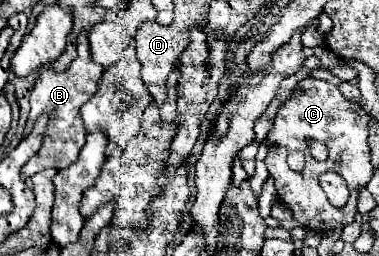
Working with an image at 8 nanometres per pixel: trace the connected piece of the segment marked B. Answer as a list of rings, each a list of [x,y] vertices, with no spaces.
[[[83,29],[79,33],[79,37],[77,37],[77,57],[69,63],[69,67],[65,71],[57,71],[57,69],[53,69],[53,65],[45,65],[45,69],[41,69],[41,73],[39,73],[39,79],[35,81],[35,87],[33,87],[31,97],[29,97],[31,113],[29,113],[29,121],[27,121],[27,127],[25,127],[25,135],[31,133],[33,121],[39,115],[47,113],[51,119],[47,123],[47,133],[43,135],[41,149],[23,167],[25,179],[33,177],[37,171],[43,171],[47,167],[63,169],[63,167],[75,163],[77,157],[79,157],[79,149],[85,143],[85,127],[83,127],[79,109],[97,91],[97,83],[103,75],[101,65],[97,65],[89,57],[89,37],[87,35],[89,35],[87,29]]]

